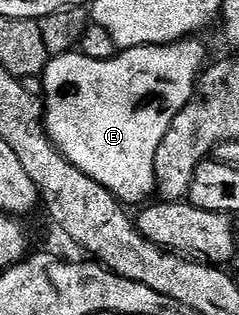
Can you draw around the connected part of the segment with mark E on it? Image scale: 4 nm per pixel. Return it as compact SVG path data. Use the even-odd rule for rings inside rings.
M197 38L177 40L173 44L148 44L126 48L109 60L82 56L80 51L54 56L43 73L43 119L53 145L87 178L95 178L112 196L126 205L140 205L154 195L155 154L175 118L189 104L197 87L199 73L206 67L205 48Z

